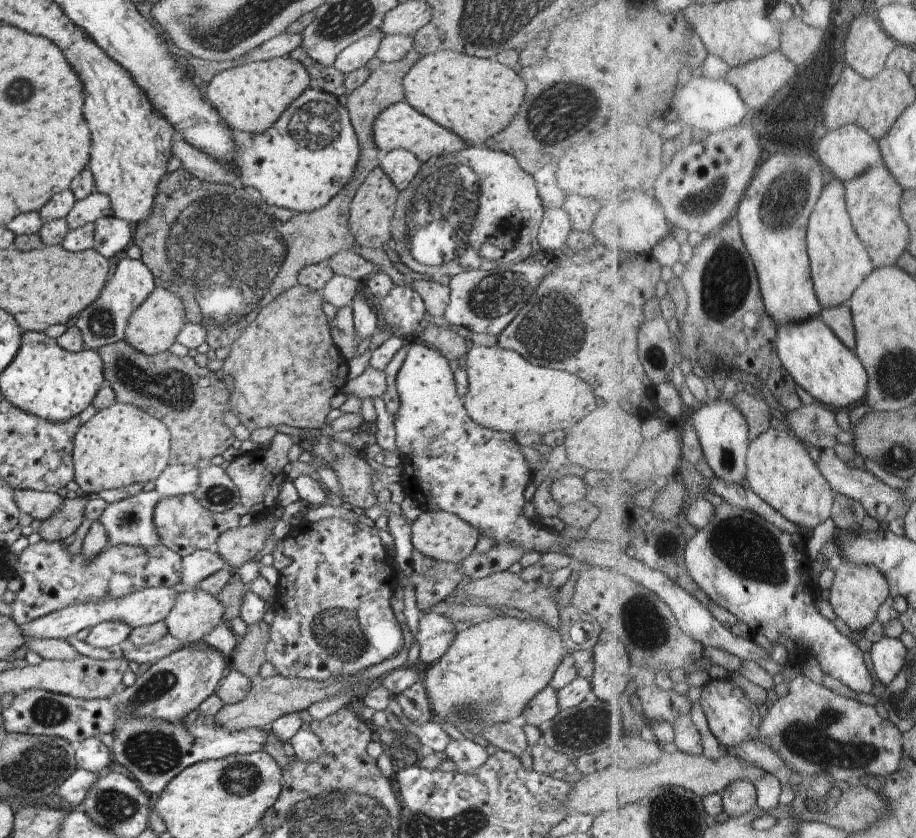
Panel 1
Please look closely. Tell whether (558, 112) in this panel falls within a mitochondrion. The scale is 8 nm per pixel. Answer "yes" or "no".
yes

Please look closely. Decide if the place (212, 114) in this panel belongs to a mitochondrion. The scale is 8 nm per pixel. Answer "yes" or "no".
no

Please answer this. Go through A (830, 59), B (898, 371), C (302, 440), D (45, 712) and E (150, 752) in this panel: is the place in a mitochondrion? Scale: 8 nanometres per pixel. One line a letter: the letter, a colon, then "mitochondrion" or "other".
A: other
B: mitochondrion
C: other
D: mitochondrion
E: mitochondrion

